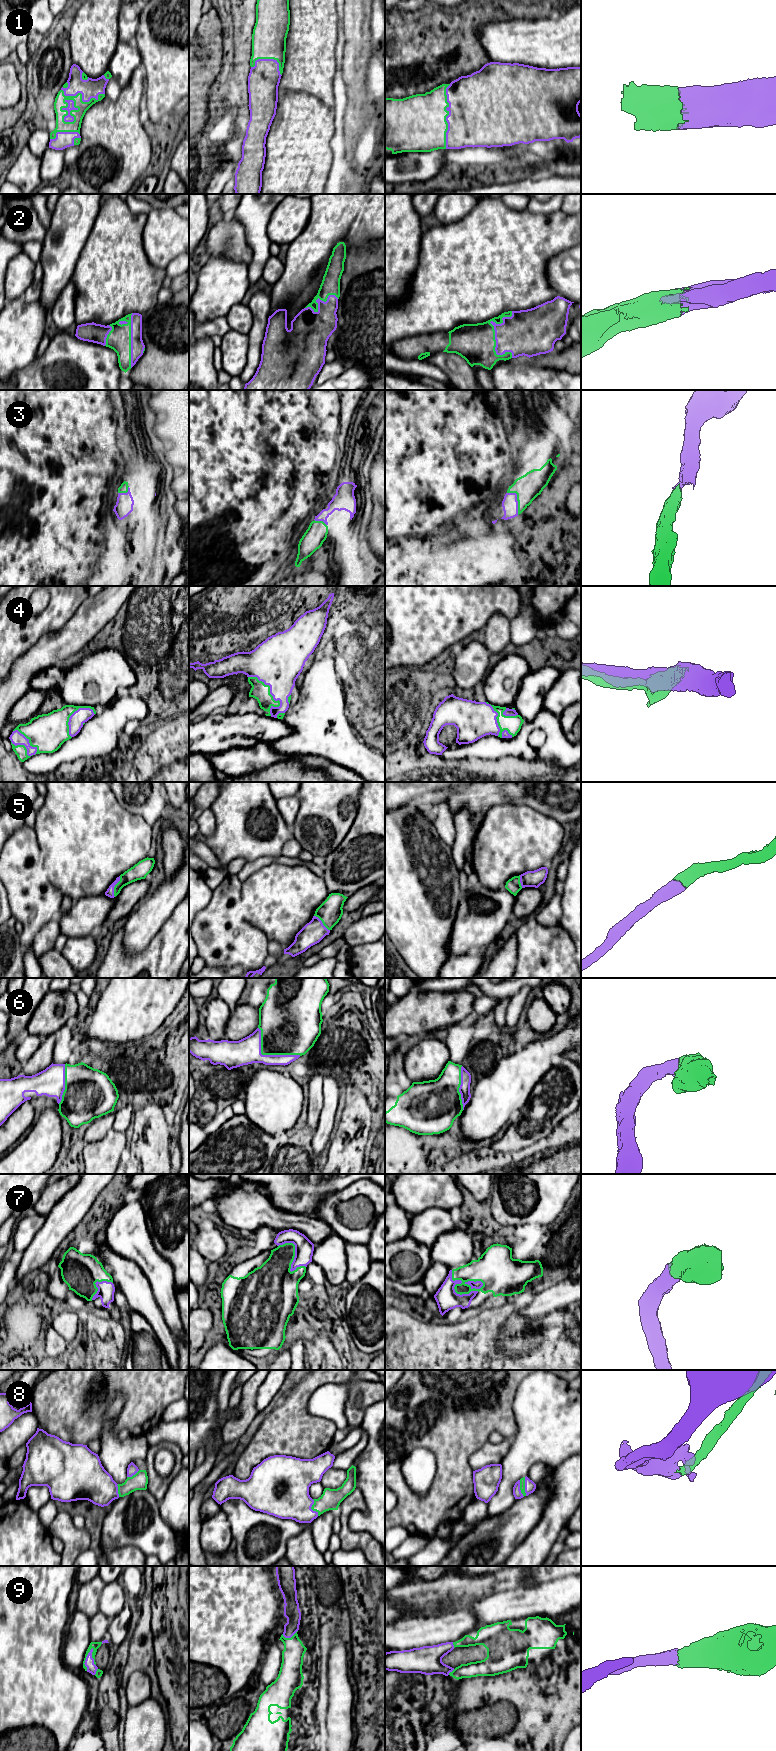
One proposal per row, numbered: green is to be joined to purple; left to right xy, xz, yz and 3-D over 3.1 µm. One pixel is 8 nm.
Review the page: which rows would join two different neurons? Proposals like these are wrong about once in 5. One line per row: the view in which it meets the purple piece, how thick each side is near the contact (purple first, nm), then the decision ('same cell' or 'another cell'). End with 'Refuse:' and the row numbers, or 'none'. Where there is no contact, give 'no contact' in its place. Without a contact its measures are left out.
1: contact in xy; calibres 60 and 100 nm; same cell
2: contact in yz; calibres 340 and 320 nm; same cell
3: contact in yz; calibres 130 and 200 nm; same cell
4: contact in xz; calibres 380 and 140 nm; same cell
5: contact in xy; calibres 60 and 130 nm; same cell
6: contact in xz; calibres 220 and 400 nm; same cell
7: contact in yz; calibres 170 and 180 nm; same cell
8: contact in xz; calibres 400 and 160 nm; same cell
9: contact in xy; calibres 80 and 60 nm; same cell
Refuse: none

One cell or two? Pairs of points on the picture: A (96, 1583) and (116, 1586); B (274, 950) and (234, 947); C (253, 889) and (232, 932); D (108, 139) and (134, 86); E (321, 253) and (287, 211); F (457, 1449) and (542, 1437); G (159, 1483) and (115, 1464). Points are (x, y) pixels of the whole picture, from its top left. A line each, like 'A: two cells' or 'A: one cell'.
A: two cells
B: two cells
C: two cells
D: one cell
E: two cells
F: two cells
G: two cells

